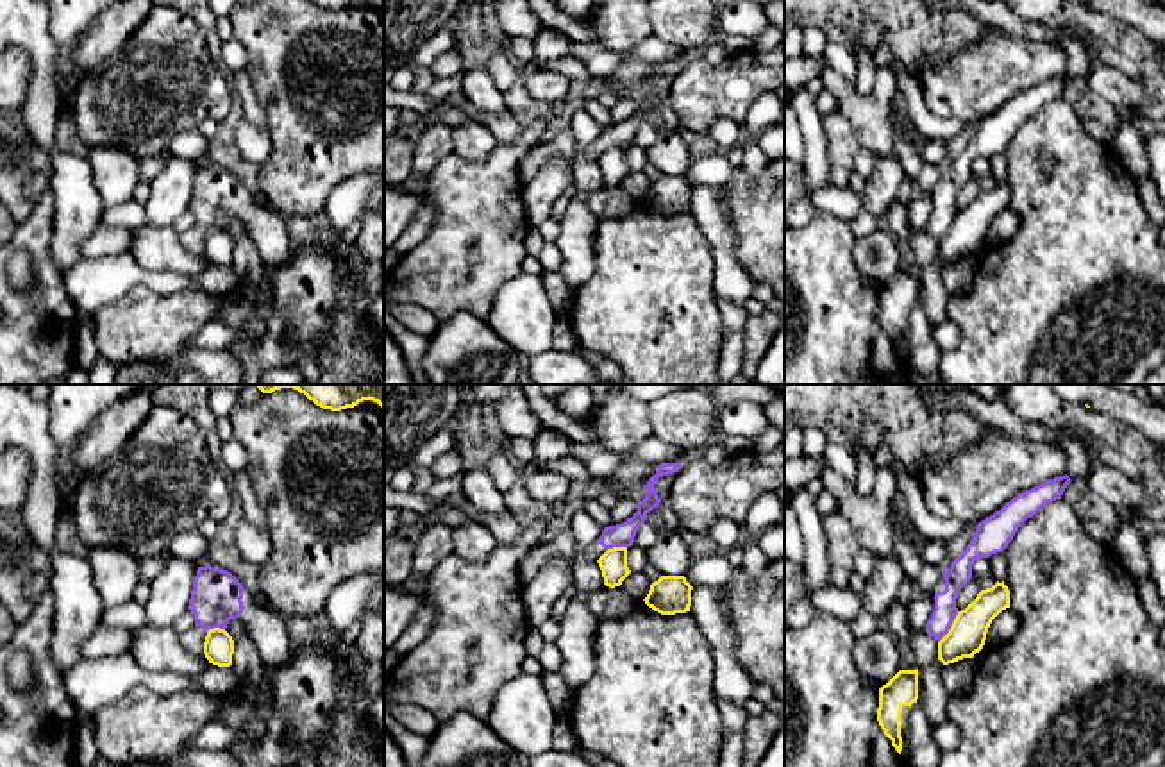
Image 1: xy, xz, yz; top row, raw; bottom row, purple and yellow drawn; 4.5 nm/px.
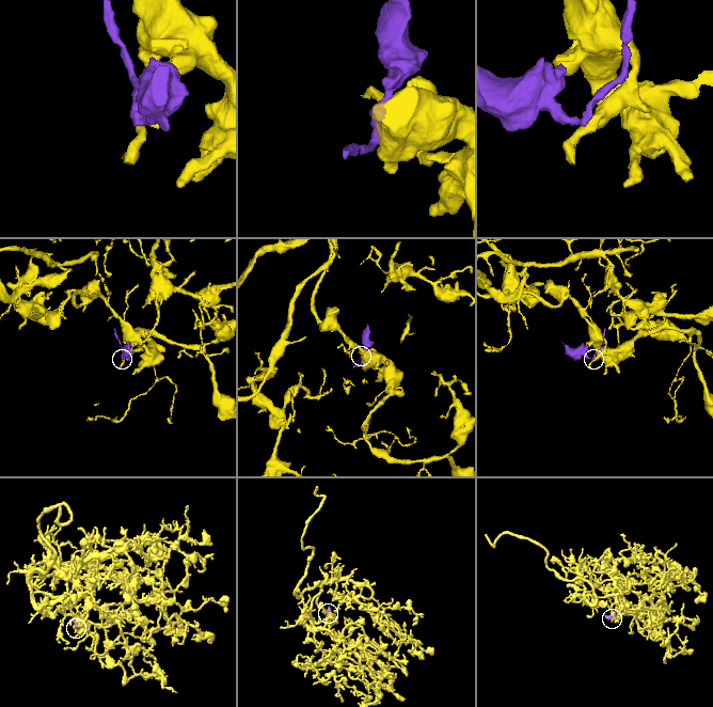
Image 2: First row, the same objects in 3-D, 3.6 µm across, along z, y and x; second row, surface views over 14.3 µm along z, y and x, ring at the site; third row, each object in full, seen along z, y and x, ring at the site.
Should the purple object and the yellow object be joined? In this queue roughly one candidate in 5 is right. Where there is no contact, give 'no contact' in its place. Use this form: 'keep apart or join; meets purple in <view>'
keep apart; meets purple in yz

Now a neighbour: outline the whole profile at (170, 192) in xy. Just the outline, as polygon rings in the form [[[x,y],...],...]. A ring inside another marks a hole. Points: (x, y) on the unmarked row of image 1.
[[[166,154],[166,164],[150,182],[150,197],[143,206],[145,225],[154,229],[173,225],[189,206],[197,170],[189,159]]]

